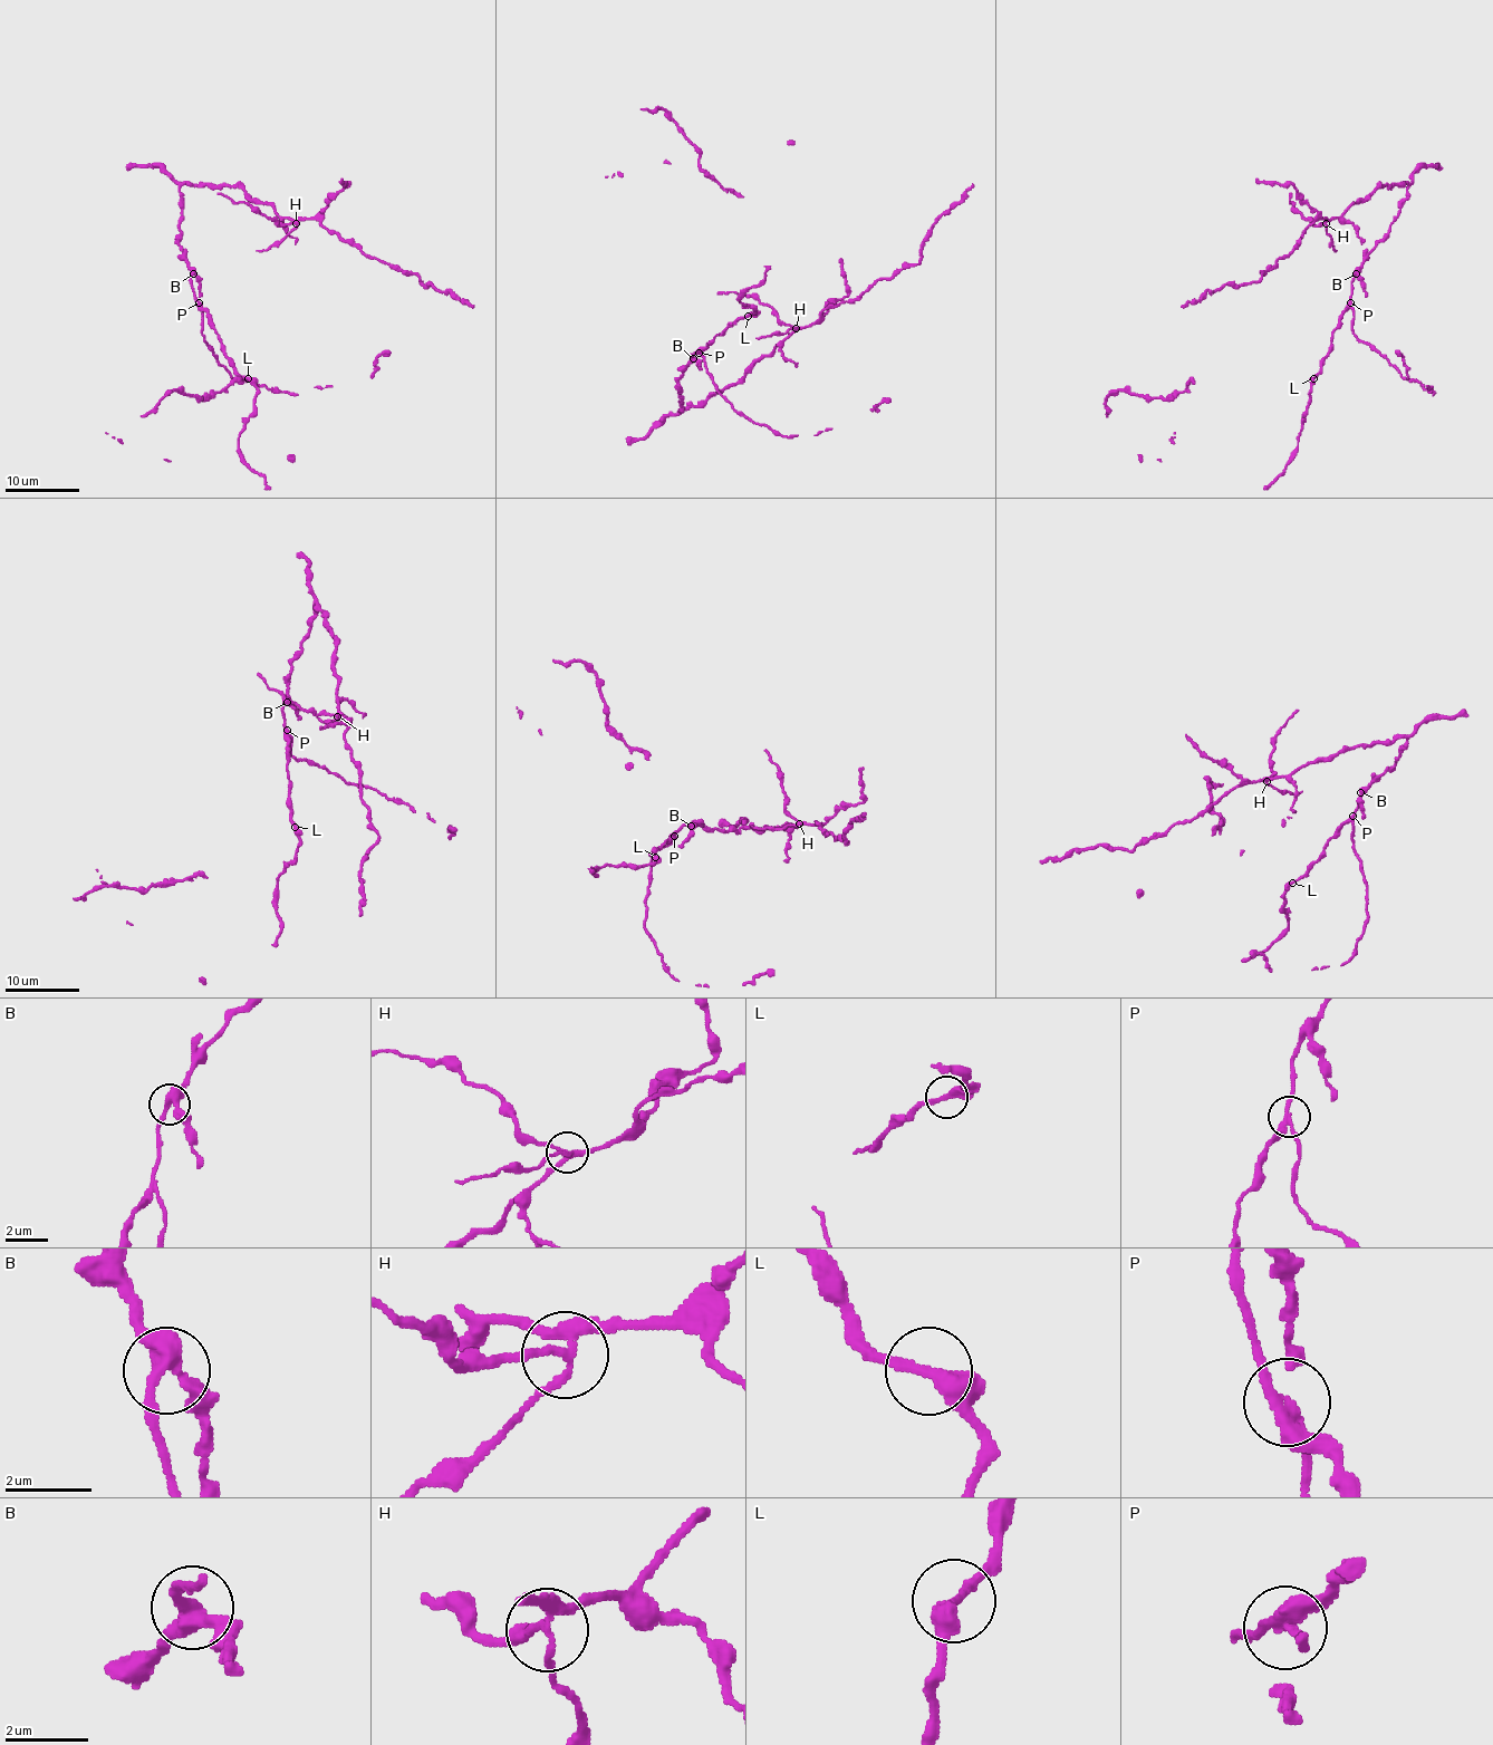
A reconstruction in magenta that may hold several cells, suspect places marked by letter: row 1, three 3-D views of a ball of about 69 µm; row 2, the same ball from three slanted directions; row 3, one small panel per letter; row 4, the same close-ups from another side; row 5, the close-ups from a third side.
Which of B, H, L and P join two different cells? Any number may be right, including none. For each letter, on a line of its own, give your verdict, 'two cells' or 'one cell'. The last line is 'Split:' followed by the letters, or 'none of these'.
B: one cell
H: two cells
L: one cell
P: two cells
Split: H, P

